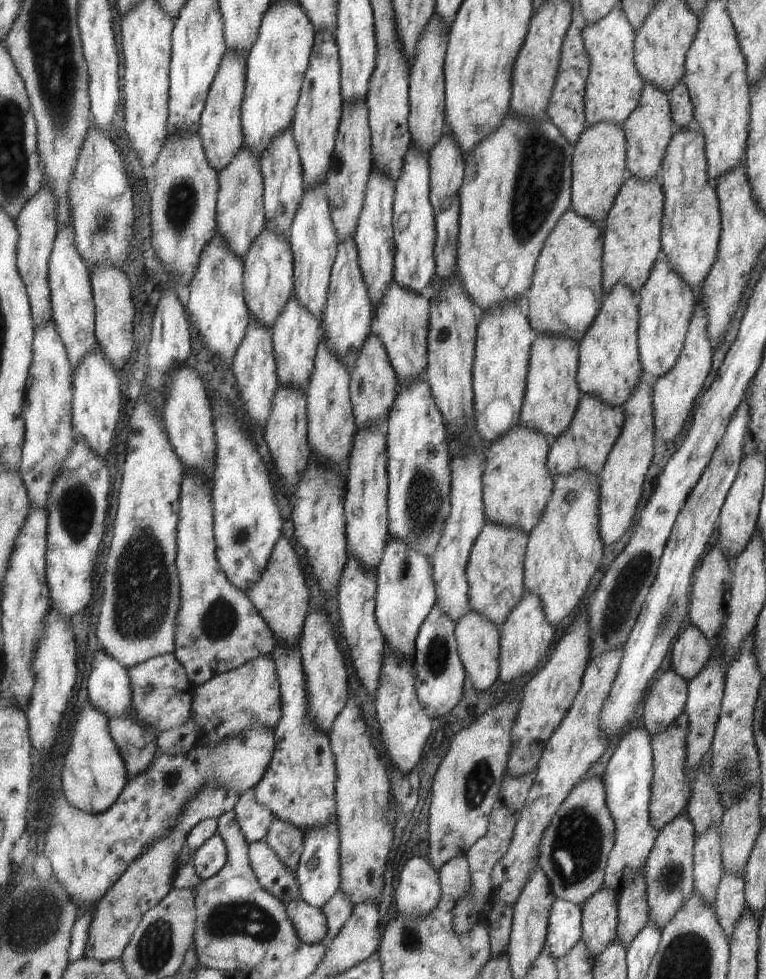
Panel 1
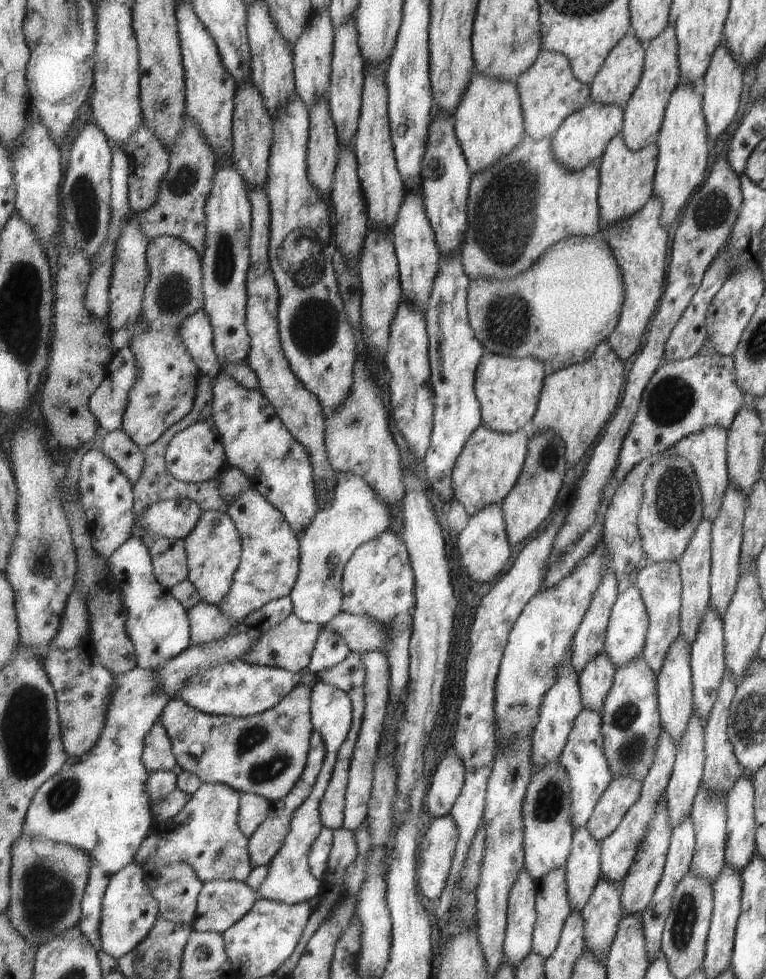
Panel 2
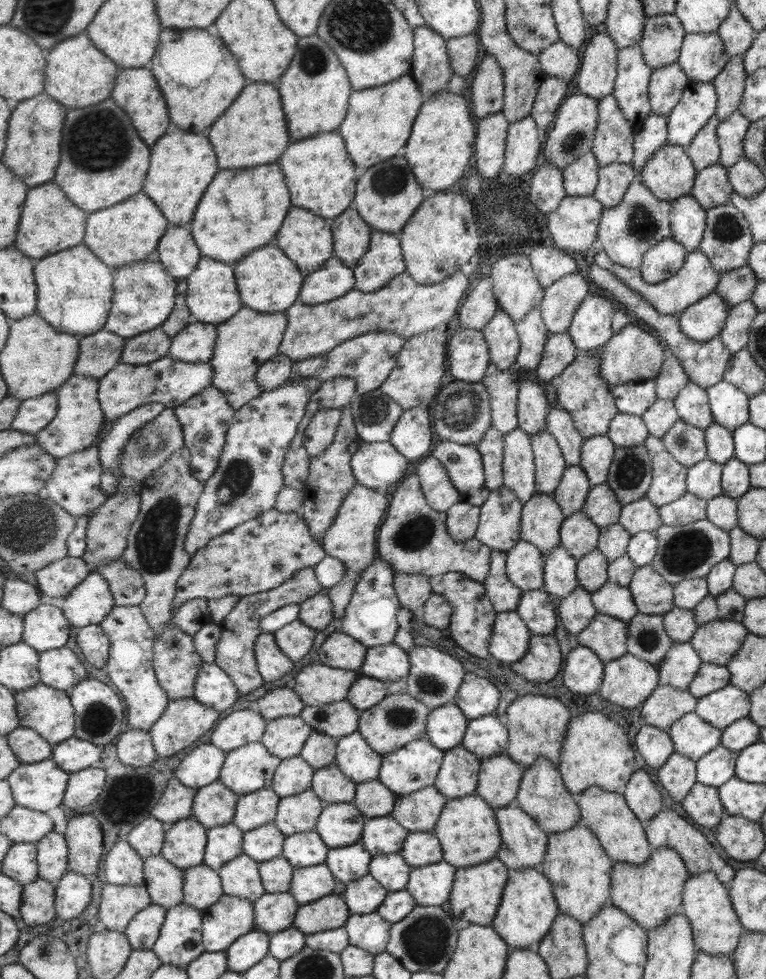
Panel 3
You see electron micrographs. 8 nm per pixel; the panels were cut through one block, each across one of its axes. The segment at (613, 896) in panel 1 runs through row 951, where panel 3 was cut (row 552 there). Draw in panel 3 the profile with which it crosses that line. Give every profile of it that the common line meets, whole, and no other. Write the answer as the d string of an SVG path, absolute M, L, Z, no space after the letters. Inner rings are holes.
M599 548L578 560L578 564L579 568L576 573L580 579L580 585L592 593L609 581L608 568L610 561Z

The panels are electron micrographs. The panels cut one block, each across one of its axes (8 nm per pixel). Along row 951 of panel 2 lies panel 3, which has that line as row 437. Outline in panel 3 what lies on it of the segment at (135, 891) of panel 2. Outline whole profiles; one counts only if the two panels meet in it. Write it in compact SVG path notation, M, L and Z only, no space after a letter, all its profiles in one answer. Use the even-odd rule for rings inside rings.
M151 403L140 406L140 408L132 410L131 413L114 421L115 425L111 427L107 437L98 446L102 466L105 470L109 470L111 474L115 475L115 478L123 479L121 462L123 462L127 442L131 440L131 436L137 430L141 430L149 422L153 422L165 409L164 404Z

